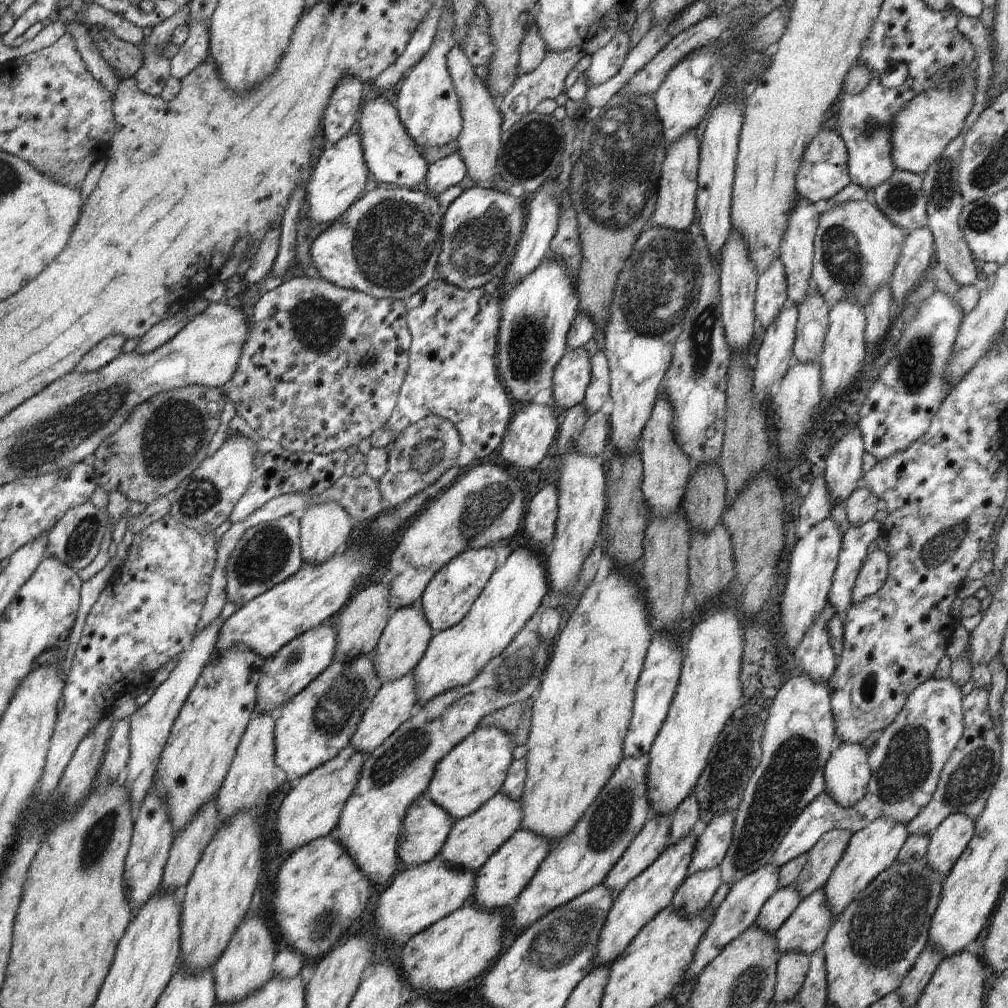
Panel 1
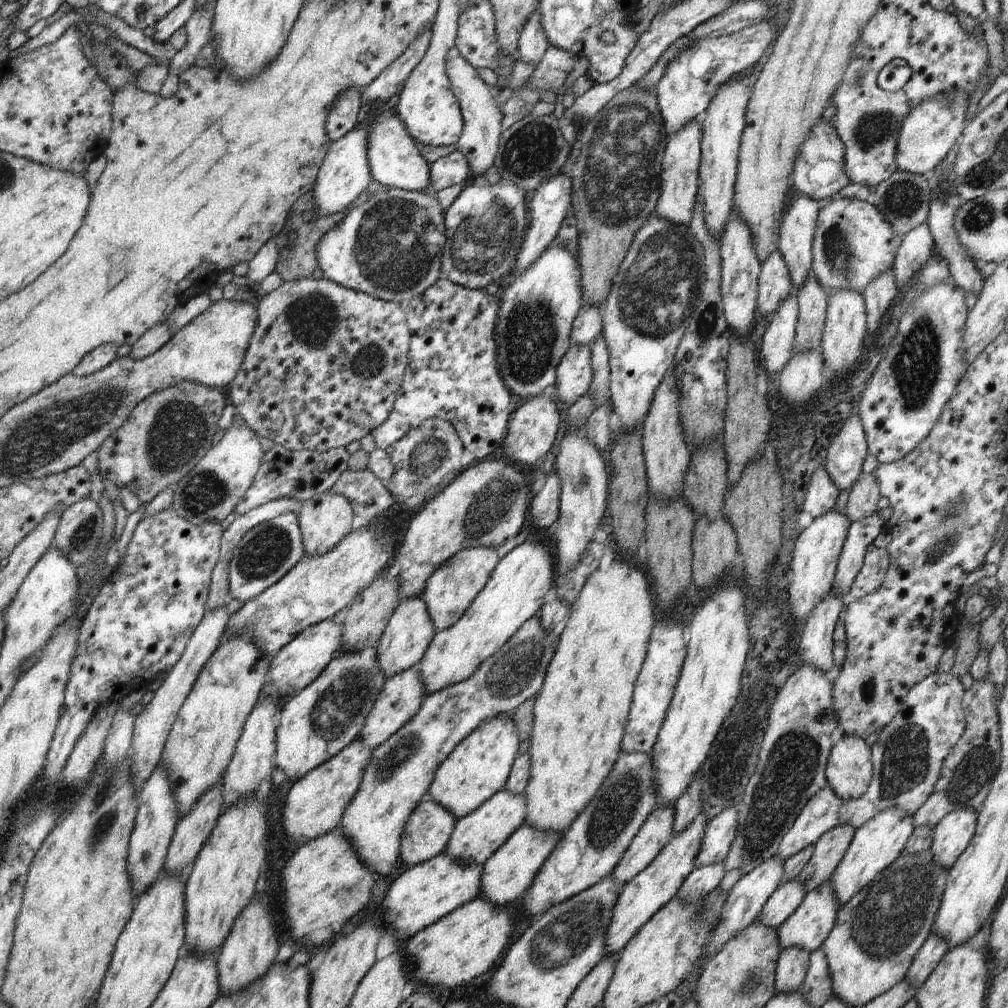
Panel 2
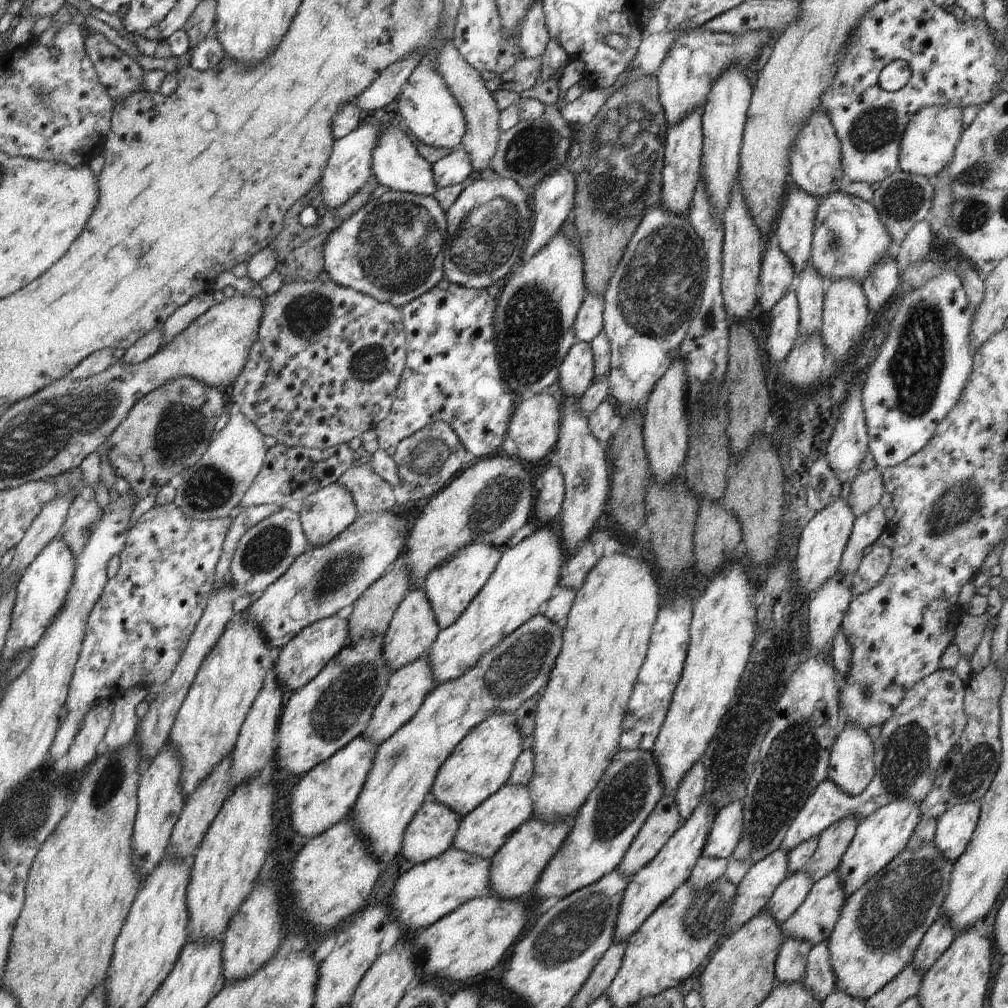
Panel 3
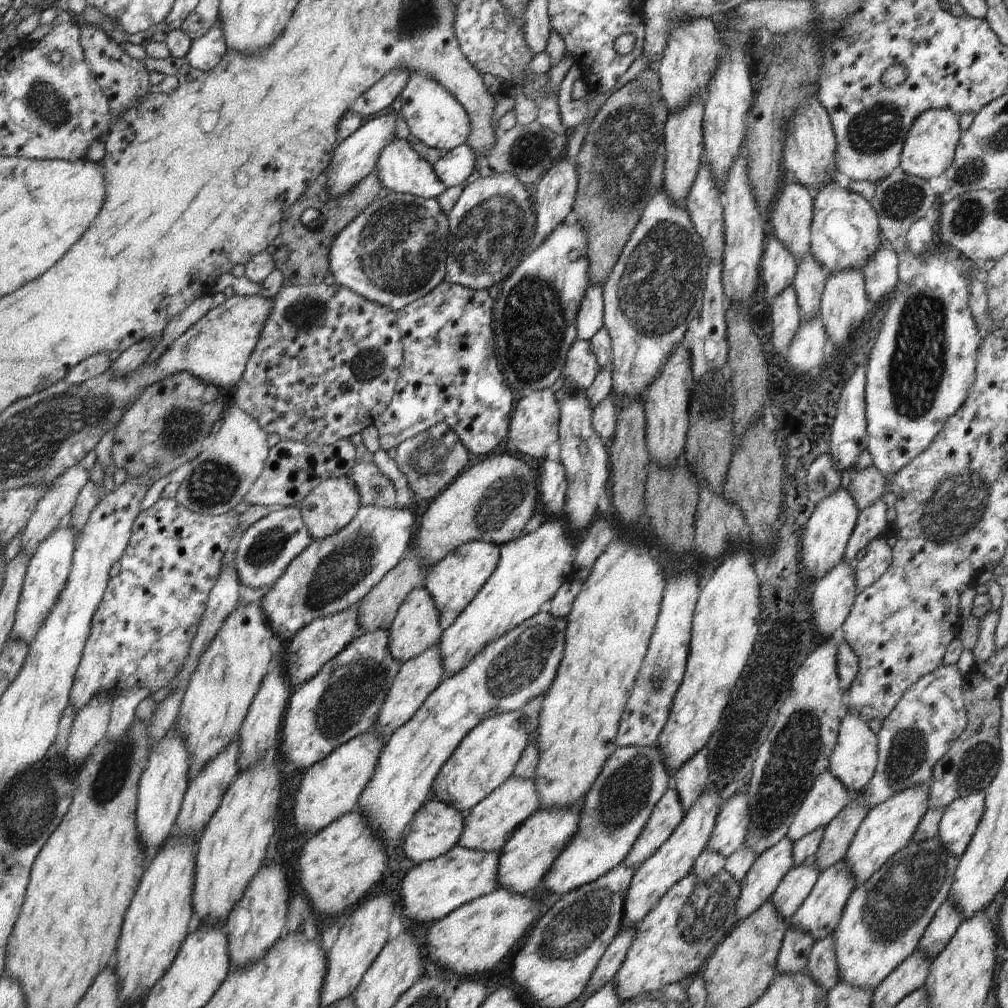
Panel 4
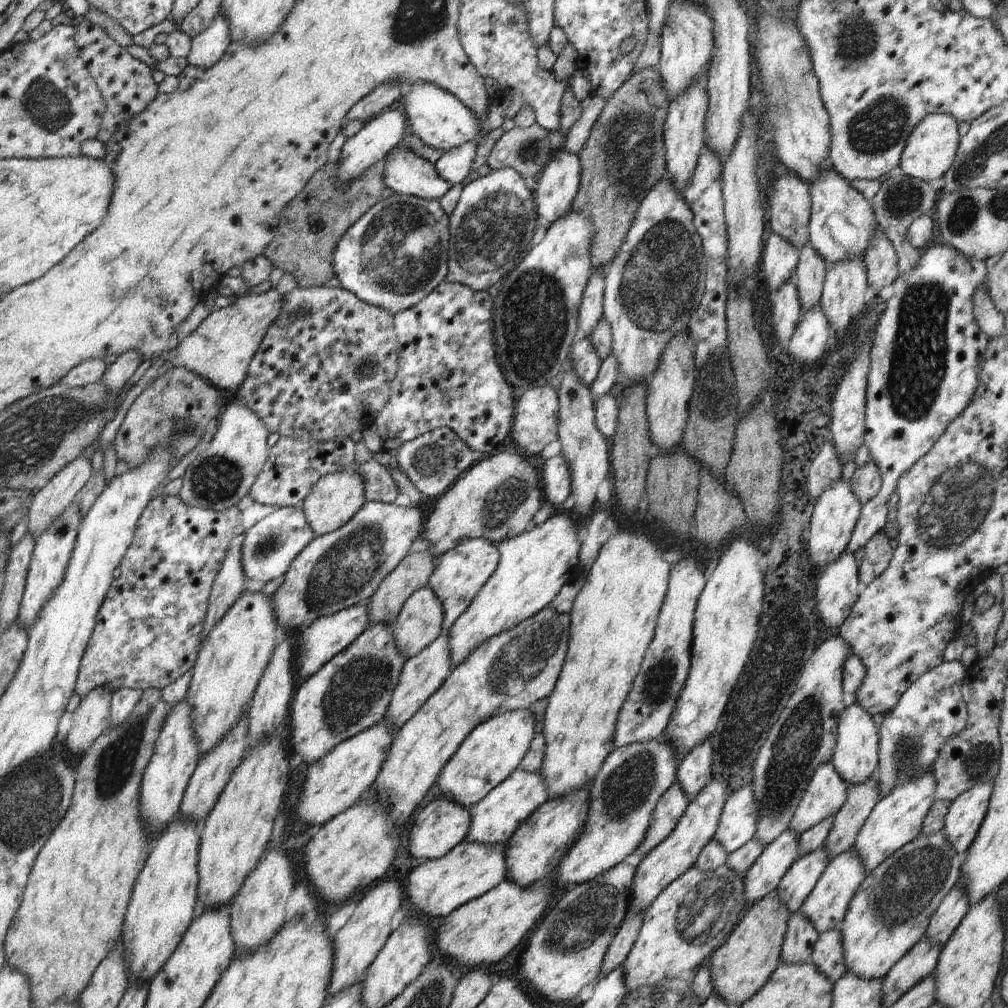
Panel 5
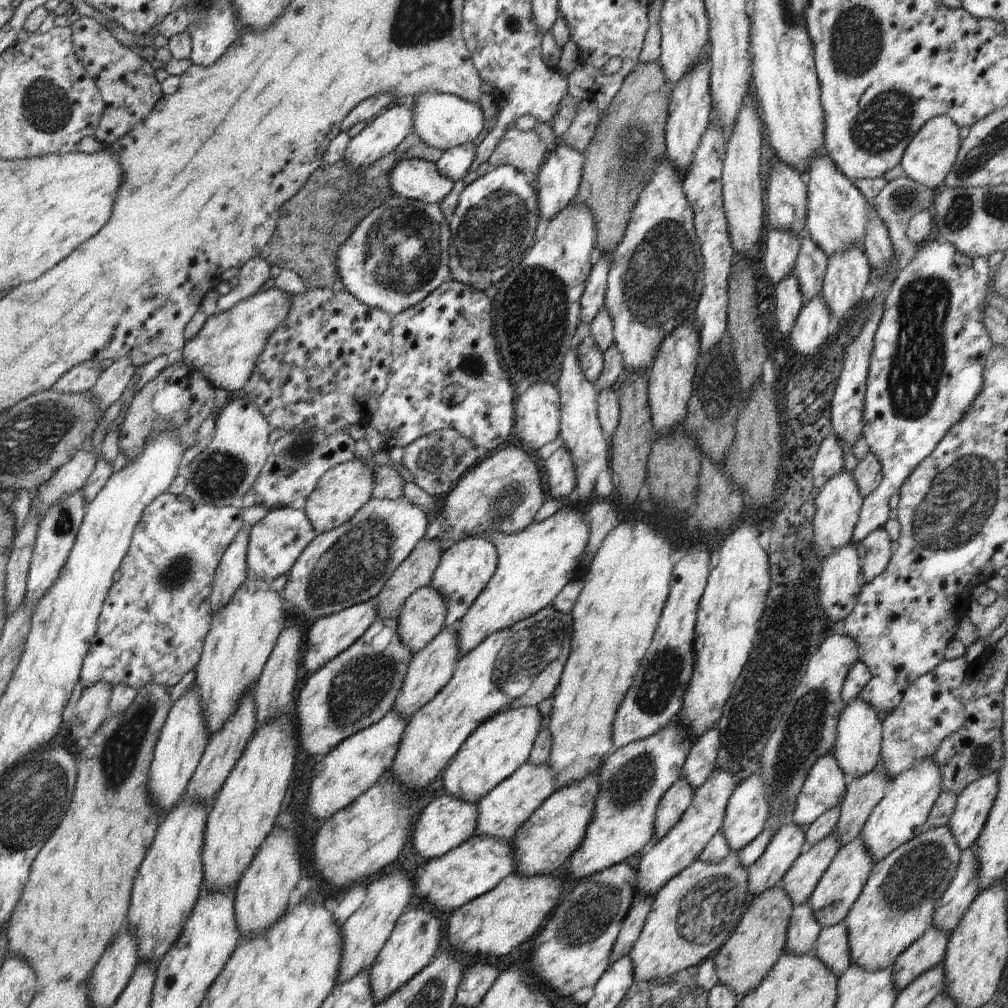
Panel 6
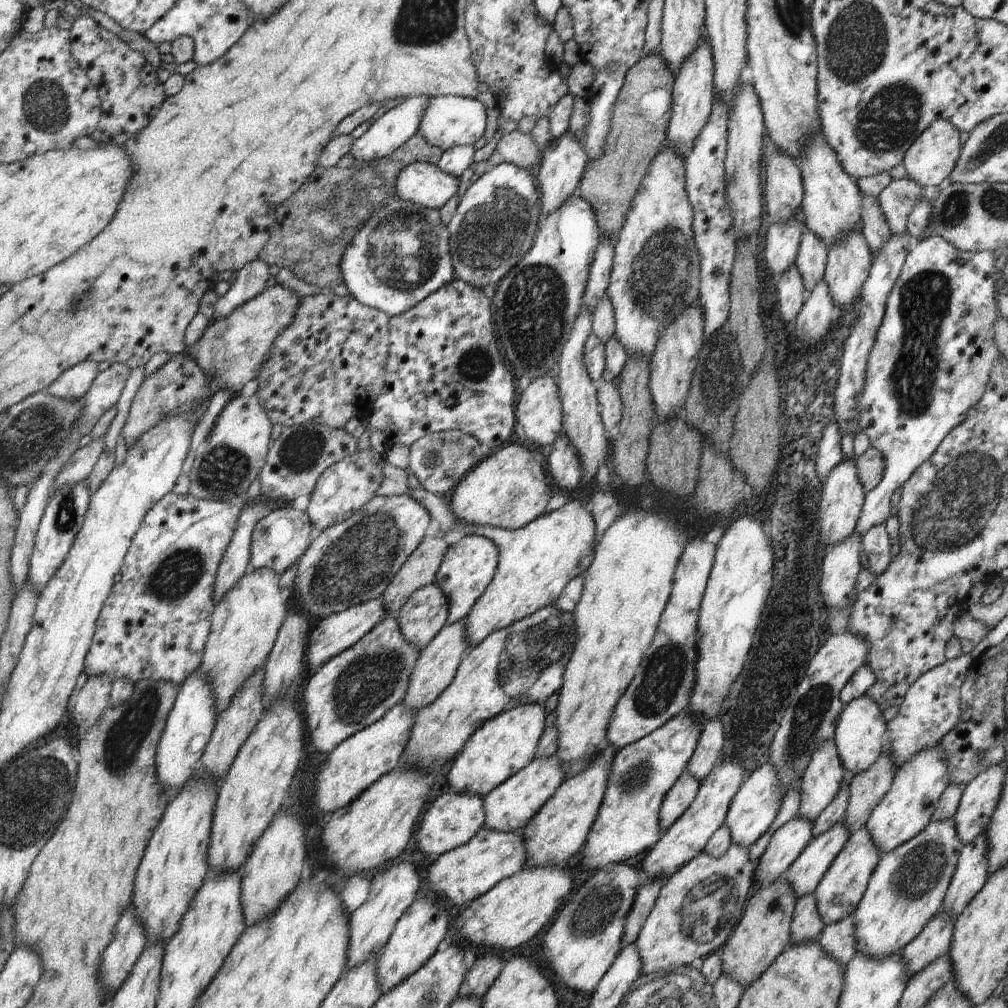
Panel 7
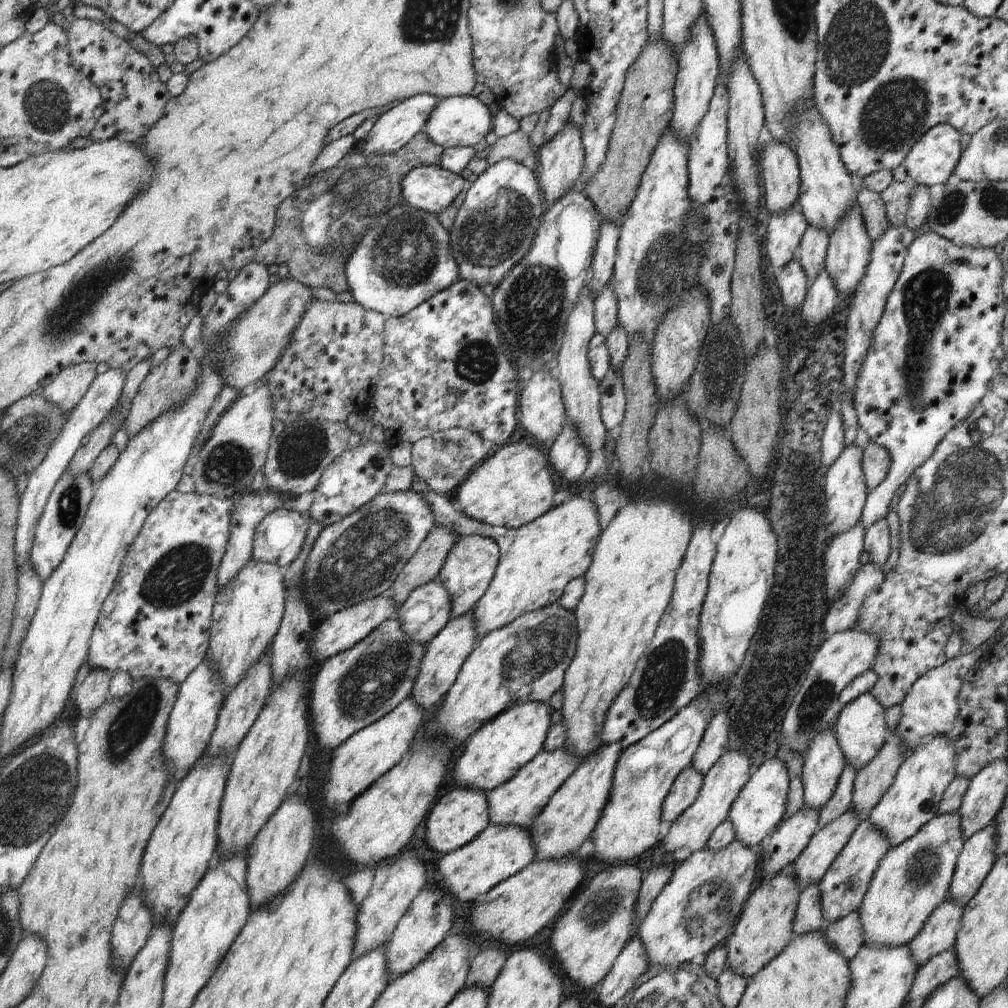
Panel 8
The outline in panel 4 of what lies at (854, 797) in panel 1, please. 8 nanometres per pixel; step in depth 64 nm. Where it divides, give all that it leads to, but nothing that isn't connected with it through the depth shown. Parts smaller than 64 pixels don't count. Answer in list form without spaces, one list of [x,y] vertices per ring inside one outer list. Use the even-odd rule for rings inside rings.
[[[848,711],[842,713],[842,721],[836,746],[830,755],[829,771],[850,792],[850,795],[862,792],[869,784],[876,772],[878,760],[877,734],[870,729],[868,722],[860,715],[853,715]]]

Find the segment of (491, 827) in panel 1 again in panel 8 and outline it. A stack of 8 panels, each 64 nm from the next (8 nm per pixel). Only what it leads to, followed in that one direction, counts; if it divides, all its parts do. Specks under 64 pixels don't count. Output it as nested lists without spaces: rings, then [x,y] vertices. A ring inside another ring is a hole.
[[[564,749],[552,752],[540,751],[528,764],[525,764],[510,780],[487,792],[489,824],[516,825],[529,829],[534,818],[548,804],[549,798],[559,790],[560,785],[576,770],[578,760]]]

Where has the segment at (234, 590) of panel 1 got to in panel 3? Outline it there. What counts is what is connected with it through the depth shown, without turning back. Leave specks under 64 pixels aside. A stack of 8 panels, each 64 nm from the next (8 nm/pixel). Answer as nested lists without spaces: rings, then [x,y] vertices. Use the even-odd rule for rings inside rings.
[[[281,508],[272,516],[268,516],[256,526],[252,526],[234,545],[231,562],[231,584],[237,595],[264,592],[276,580],[279,580],[294,563],[294,560],[309,548],[308,538],[302,530],[299,514]]]

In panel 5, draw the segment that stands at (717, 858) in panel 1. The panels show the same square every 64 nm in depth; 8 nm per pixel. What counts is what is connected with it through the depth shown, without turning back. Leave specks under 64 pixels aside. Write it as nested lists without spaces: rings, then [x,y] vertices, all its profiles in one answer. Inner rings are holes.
[[[751,784],[745,785],[727,796],[713,839],[730,854],[752,840],[757,820],[758,809]]]

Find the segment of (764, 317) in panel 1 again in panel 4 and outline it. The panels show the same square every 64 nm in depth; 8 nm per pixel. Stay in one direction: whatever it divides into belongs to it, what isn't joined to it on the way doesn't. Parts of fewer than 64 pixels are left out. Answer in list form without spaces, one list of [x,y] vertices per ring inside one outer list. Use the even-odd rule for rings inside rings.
[[[770,237],[762,253],[762,282],[765,286],[765,302],[771,306],[773,300],[788,288],[797,271],[797,260],[775,237]]]

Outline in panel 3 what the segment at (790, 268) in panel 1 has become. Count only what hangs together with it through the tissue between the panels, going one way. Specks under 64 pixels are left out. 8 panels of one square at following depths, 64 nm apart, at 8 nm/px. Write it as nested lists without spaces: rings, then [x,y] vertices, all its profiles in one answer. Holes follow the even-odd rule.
[[[794,188],[782,204],[775,236],[780,250],[792,262],[794,274],[799,274],[811,263],[814,220],[820,198],[810,196],[802,188]]]

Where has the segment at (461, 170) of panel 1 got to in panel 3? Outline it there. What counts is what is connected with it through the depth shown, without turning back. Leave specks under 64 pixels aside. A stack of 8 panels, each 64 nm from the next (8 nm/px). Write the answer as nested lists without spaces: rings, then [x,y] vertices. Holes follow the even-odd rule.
[[[464,146],[452,150],[431,166],[434,180],[440,189],[461,184],[475,170],[470,154],[464,150]]]

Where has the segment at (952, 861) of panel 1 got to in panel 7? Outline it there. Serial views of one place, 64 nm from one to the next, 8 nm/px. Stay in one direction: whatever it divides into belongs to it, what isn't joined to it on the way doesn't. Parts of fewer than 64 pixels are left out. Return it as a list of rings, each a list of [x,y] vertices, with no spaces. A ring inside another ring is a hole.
[[[998,764],[980,773],[965,786],[953,818],[956,834],[963,845],[970,844],[977,836],[986,832],[1000,800],[1004,777],[1004,764]]]

